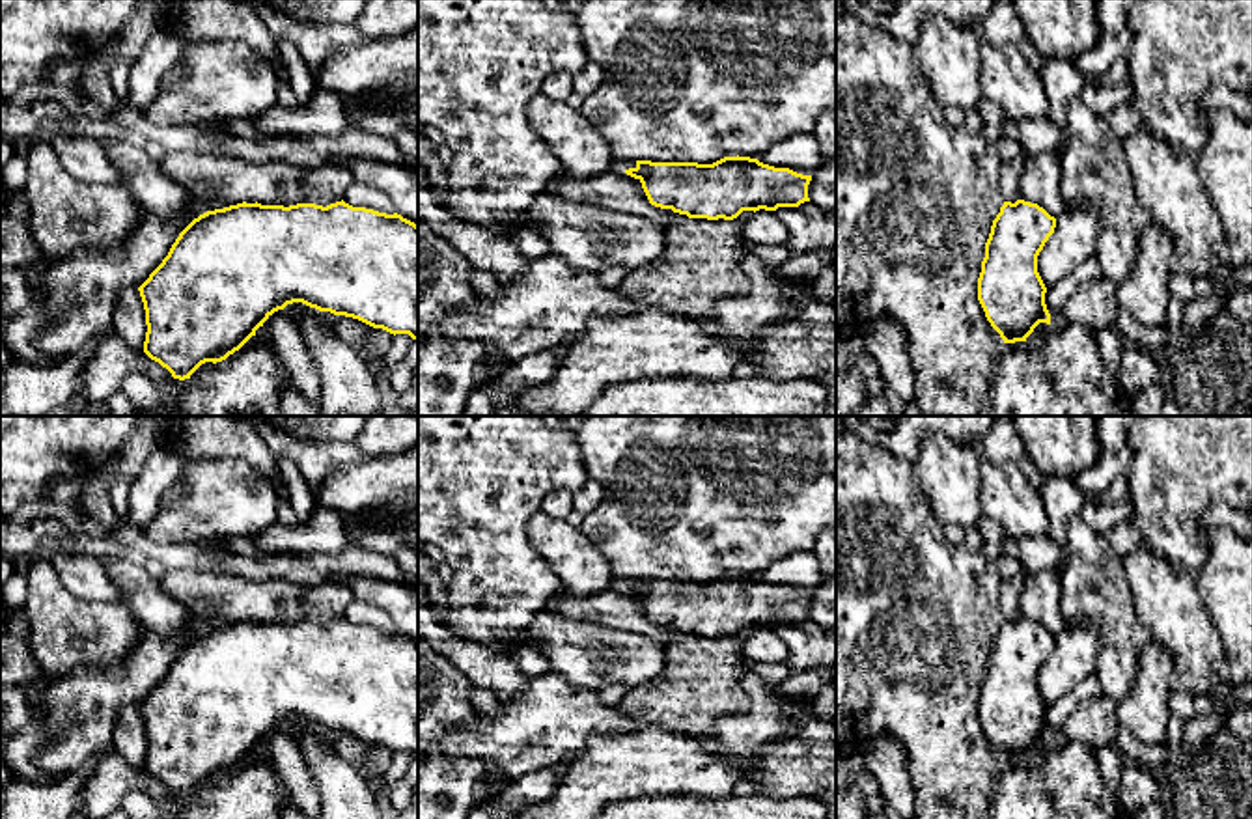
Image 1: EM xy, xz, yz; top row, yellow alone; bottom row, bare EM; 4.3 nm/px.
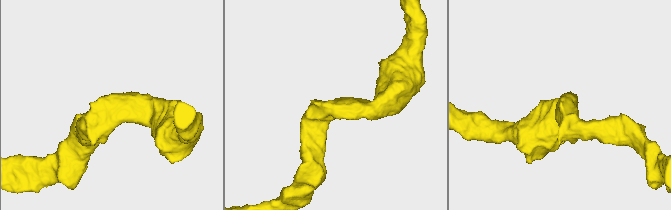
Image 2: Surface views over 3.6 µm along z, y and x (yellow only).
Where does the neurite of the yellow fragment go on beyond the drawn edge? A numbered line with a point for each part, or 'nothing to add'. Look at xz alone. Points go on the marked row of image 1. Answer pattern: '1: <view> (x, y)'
nothing to add

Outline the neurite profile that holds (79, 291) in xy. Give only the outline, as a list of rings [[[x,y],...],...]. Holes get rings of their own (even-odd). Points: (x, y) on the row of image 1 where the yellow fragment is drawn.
[[[188,192],[188,198],[190,205],[177,220],[164,222],[144,213],[125,244],[104,252],[77,252],[67,259],[54,261],[37,282],[39,298],[45,300],[49,313],[45,323],[34,330],[32,345],[52,356],[78,353],[90,358],[99,340],[110,330],[118,293],[123,287],[140,287],[168,256],[179,233],[194,218],[207,213],[200,207],[198,194]]]

